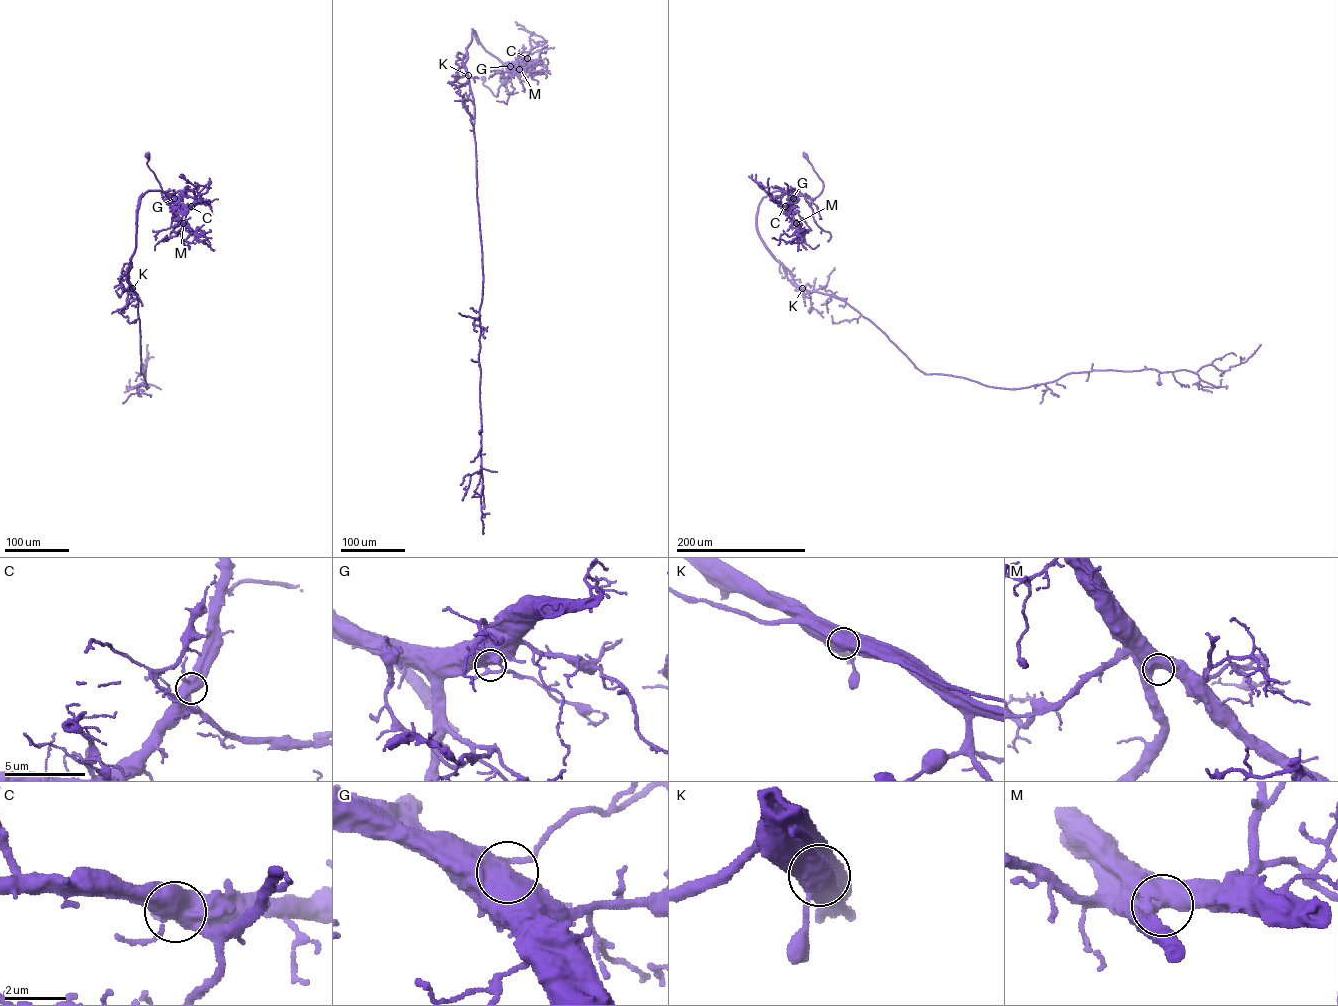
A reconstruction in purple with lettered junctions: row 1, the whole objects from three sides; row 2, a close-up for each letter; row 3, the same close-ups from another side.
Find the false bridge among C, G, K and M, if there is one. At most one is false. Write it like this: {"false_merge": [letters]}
{"false_merge": ["K"]}

